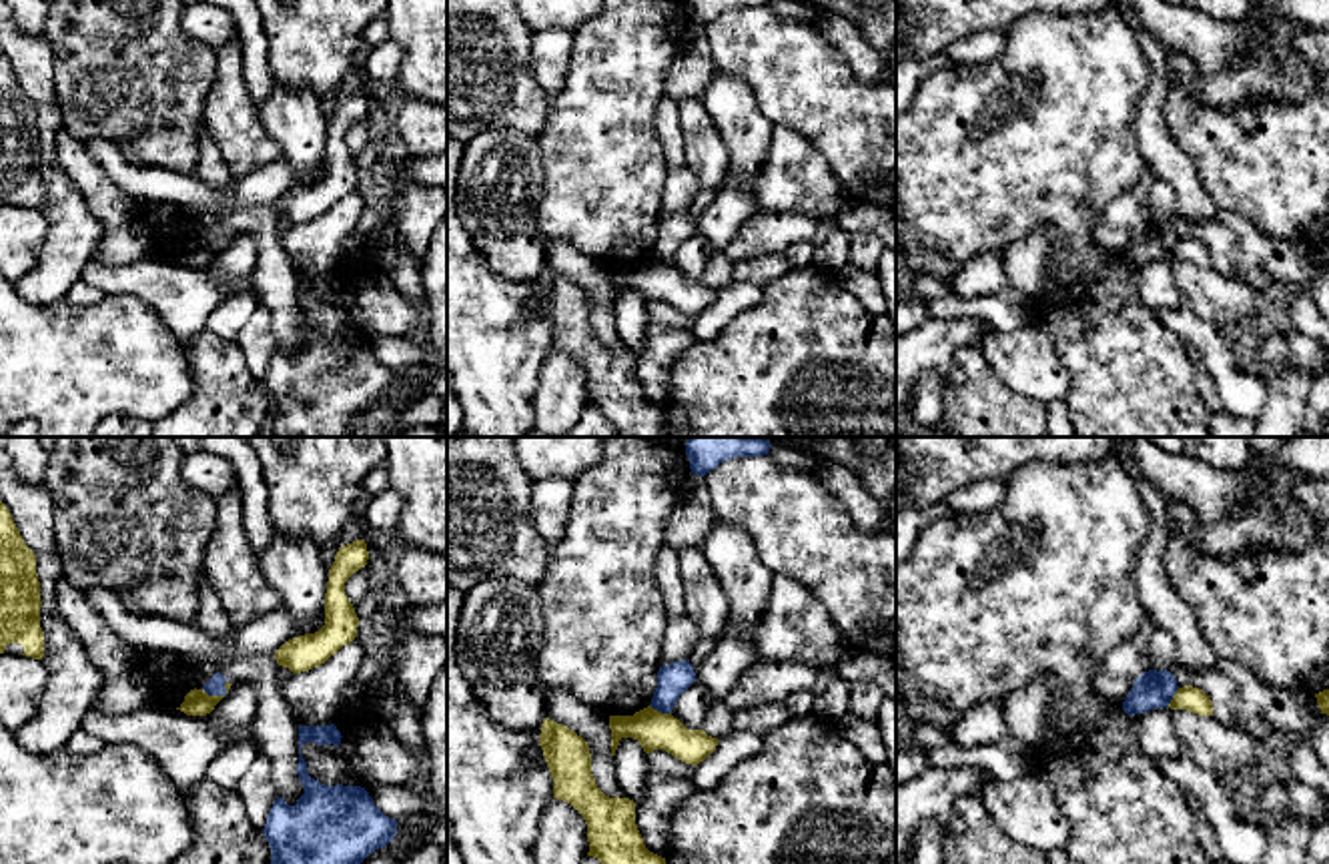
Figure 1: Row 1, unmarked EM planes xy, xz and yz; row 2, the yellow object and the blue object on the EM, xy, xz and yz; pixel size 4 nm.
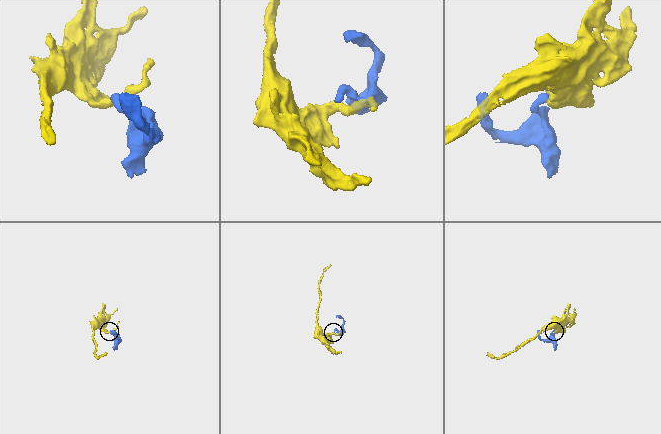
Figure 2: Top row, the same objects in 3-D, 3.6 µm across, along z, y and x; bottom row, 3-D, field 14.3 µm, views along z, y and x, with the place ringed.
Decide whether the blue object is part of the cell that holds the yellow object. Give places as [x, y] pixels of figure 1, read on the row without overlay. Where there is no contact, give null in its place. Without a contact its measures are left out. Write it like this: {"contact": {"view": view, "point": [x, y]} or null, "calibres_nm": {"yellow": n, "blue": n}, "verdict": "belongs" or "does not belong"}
{"contact": {"view": "xy", "point": [215, 247]}, "calibres_nm": {"yellow": 110, "blue": 80}, "verdict": "does not belong"}

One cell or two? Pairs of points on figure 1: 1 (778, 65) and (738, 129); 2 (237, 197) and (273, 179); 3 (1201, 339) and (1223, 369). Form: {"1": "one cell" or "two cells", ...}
{"1": "two cells", "2": "one cell", "3": "one cell"}

